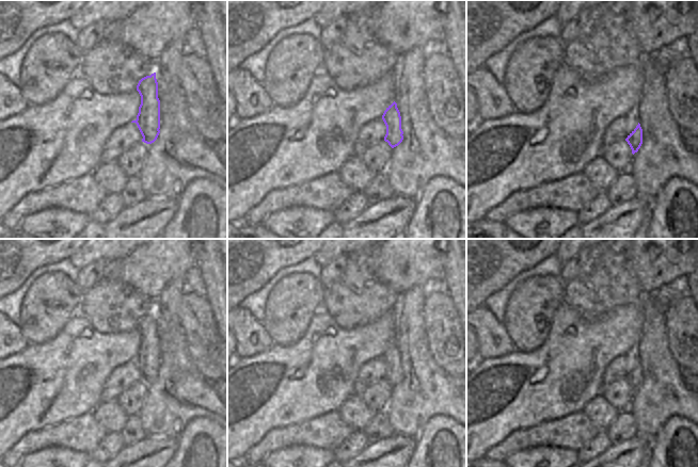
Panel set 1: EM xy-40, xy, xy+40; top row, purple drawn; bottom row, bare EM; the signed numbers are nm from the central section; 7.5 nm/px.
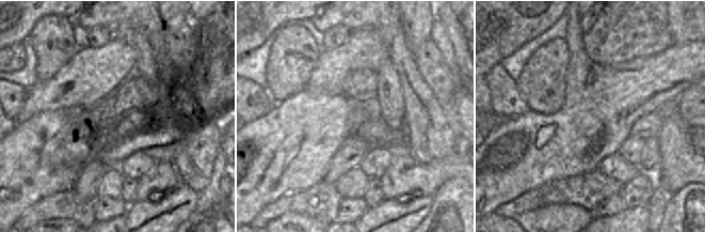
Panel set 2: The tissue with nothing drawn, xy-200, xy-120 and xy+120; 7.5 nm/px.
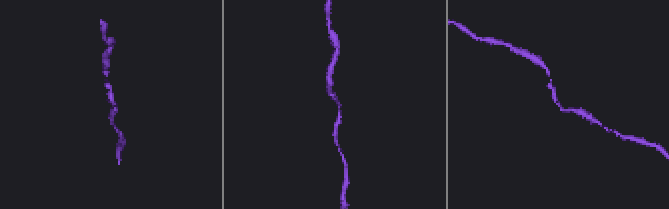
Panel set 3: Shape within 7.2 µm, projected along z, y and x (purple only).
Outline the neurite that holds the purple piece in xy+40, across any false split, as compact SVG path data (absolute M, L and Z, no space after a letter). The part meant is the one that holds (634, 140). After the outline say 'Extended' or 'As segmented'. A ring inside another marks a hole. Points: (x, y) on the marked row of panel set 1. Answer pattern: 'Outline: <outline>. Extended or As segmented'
Outline: M639 123L636 128L628 135L625 141L630 145L633 155L638 151L643 144L643 129Z. As segmented

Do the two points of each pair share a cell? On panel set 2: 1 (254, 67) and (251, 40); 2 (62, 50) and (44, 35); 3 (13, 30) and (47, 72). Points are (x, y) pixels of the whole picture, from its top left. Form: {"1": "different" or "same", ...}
{"1": "different", "2": "same", "3": "different"}

